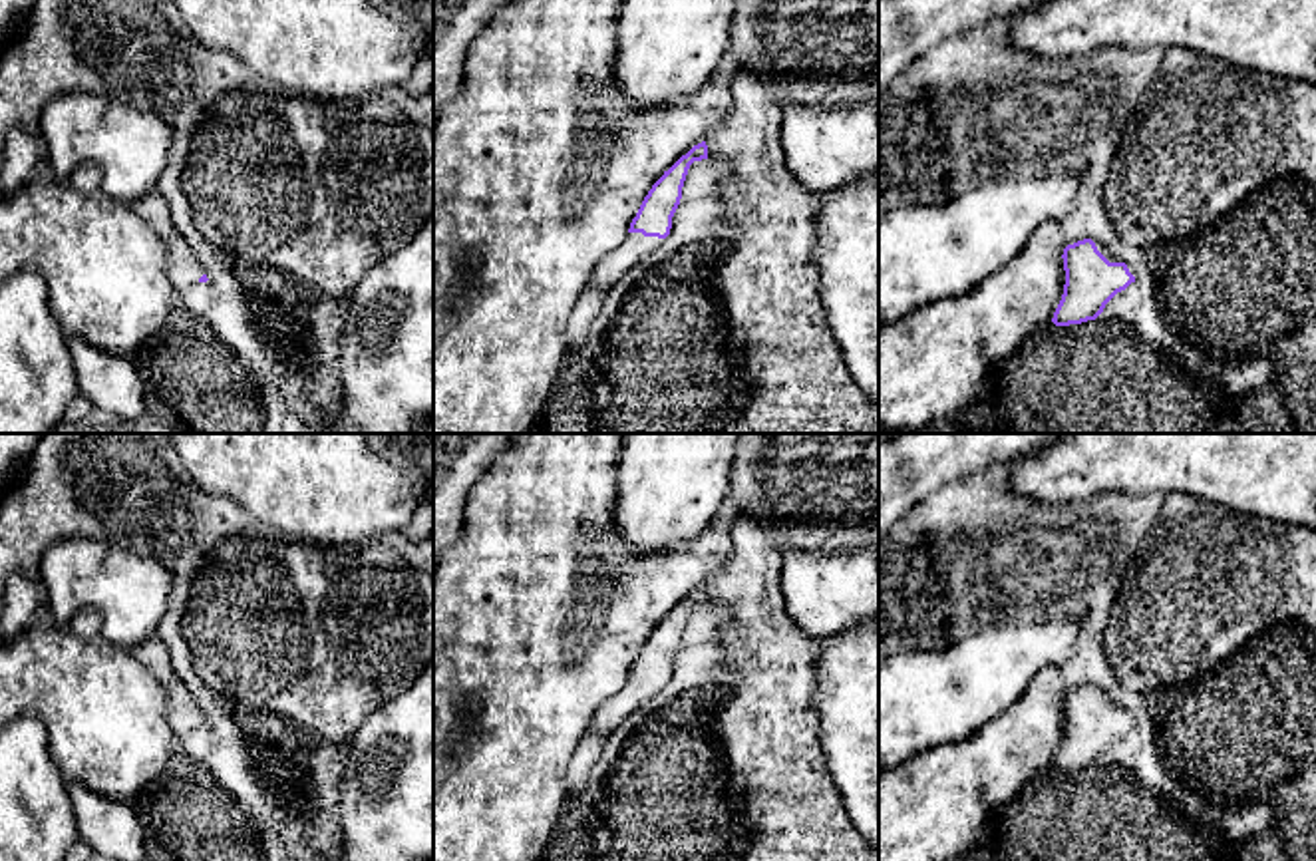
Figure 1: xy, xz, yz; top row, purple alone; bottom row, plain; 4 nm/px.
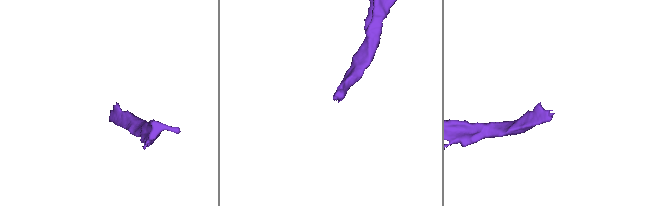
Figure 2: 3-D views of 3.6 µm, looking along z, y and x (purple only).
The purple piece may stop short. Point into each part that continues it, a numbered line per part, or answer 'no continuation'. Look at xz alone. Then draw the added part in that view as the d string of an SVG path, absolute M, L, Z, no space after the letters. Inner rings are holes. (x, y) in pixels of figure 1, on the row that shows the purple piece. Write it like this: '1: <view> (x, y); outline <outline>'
1: xz (635, 247); outline M626 233L624 241L596 264L588 288L602 288L616 282L624 272L658 249L662 241L664 239L658 237L644 237L642 233Z

